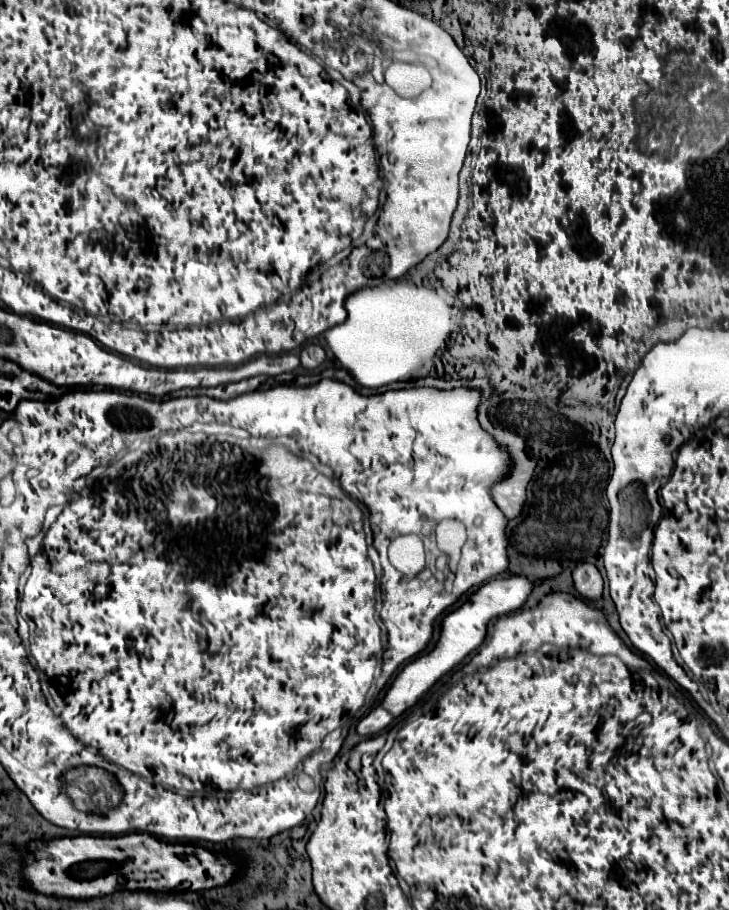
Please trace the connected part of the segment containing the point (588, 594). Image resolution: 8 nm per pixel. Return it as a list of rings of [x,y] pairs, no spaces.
[[[592,563],[578,565],[572,571],[572,577],[574,577],[574,587],[582,597],[590,601],[596,601],[602,597],[602,575]]]

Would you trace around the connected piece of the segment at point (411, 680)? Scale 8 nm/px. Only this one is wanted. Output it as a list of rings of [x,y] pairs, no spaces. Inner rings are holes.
[[[528,577],[492,579],[486,585],[482,585],[478,591],[474,591],[466,599],[466,603],[462,603],[458,609],[454,609],[448,615],[444,615],[442,617],[440,637],[438,637],[434,649],[430,653],[426,653],[426,655],[416,657],[412,663],[408,663],[396,675],[396,679],[392,681],[392,685],[386,691],[384,699],[380,701],[380,705],[376,709],[372,709],[368,715],[364,715],[356,723],[356,733],[362,735],[362,737],[370,737],[374,733],[384,731],[396,717],[400,717],[408,707],[412,707],[442,675],[446,675],[448,671],[452,671],[460,661],[464,661],[464,657],[468,653],[476,651],[482,645],[490,619],[520,609],[530,593],[532,593],[532,581],[528,581]]]

